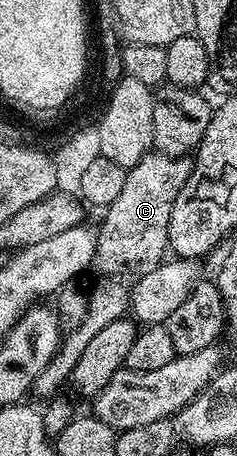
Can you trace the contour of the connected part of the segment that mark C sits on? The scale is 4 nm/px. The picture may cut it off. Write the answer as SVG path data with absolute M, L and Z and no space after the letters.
M152 150L137 165L127 168L127 180L117 196L105 209L107 215L103 225L99 225L97 234L99 244L95 250L93 272L96 279L87 291L87 316L75 331L66 332L60 342L59 352L45 365L45 373L37 377L33 388L34 394L51 397L62 383L66 384L73 373L73 365L81 358L85 345L105 325L113 325L113 321L124 318L131 305L131 291L145 277L145 273L153 273L157 265L163 262L169 251L169 213L173 213L173 201L177 201L177 193L189 181L192 160L187 157L169 157L160 151Z

